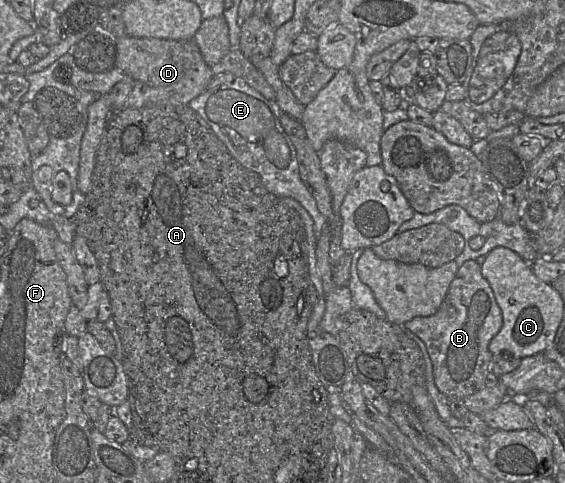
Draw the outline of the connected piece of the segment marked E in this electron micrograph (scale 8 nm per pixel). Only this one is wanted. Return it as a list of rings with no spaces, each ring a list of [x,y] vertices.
[[[223,72],[214,75],[206,90],[188,106],[206,121],[237,162],[260,175],[268,191],[298,201],[310,214],[316,233],[323,231],[328,221],[300,177],[296,149],[280,123],[282,111],[275,101],[265,98],[242,78]]]

